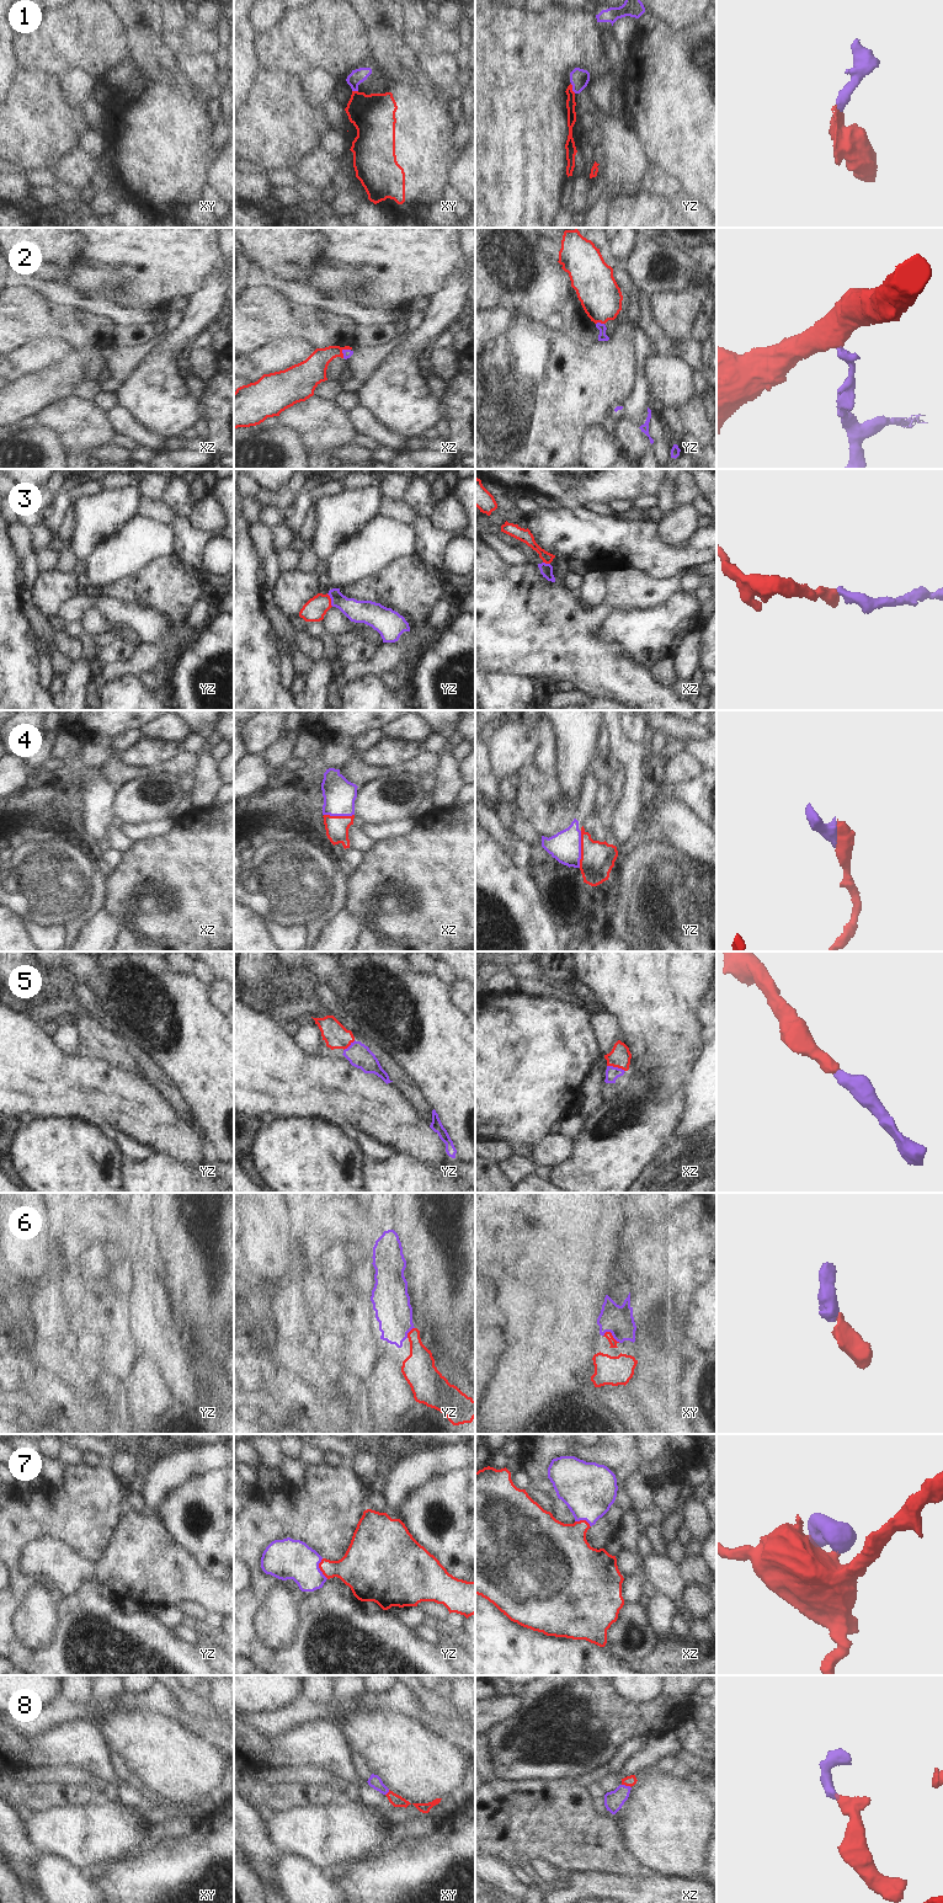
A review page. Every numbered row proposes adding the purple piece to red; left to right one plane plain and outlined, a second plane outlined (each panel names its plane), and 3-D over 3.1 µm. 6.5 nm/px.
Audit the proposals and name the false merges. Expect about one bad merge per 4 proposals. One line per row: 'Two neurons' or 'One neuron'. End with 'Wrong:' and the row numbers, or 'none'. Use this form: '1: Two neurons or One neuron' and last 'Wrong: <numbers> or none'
1: Two neurons
2: Two neurons
3: One neuron
4: One neuron
5: One neuron
6: One neuron
7: One neuron
8: One neuron
Wrong: 1, 2.

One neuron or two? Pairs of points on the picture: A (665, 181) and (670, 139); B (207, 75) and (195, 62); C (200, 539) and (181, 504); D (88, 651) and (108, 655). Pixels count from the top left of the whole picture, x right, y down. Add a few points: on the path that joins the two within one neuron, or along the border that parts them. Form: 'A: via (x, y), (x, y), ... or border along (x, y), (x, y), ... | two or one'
A: border along (653, 164), (674, 176), (682, 185) | two
B: via (203, 72), (197, 65) | one
C: via (190, 533), (181, 524), (181, 513) | one
D: via (92, 653), (104, 654) | one

